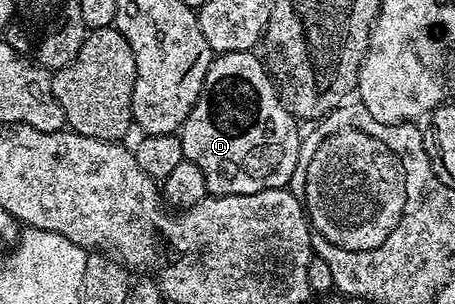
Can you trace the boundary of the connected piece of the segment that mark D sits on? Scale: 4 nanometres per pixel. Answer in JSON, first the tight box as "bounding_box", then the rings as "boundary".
{"bounding_box":[180,50,302,196],"boundary":[[[254,50],[228,52],[211,57],[210,67],[192,112],[180,131],[185,161],[196,164],[204,172],[207,195],[232,196],[265,190],[281,190],[291,185],[294,173],[299,173],[298,157],[302,154],[302,138],[298,135],[299,119],[282,103],[270,71]]]}

